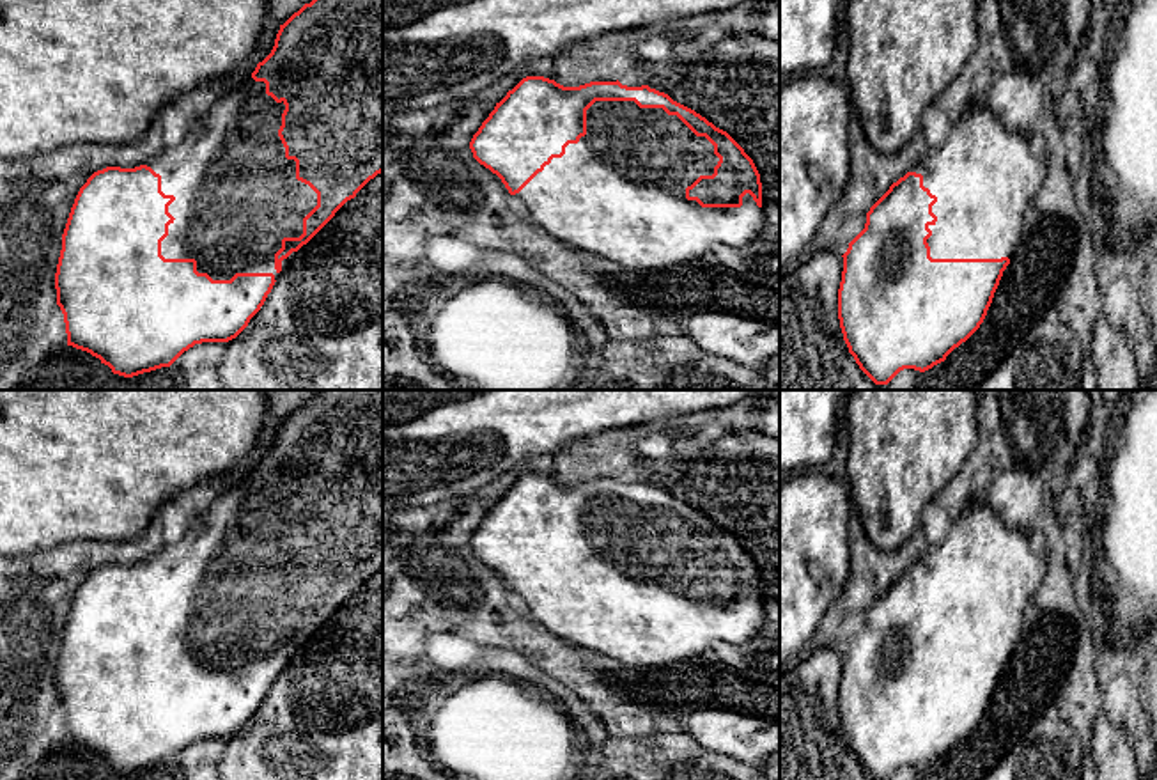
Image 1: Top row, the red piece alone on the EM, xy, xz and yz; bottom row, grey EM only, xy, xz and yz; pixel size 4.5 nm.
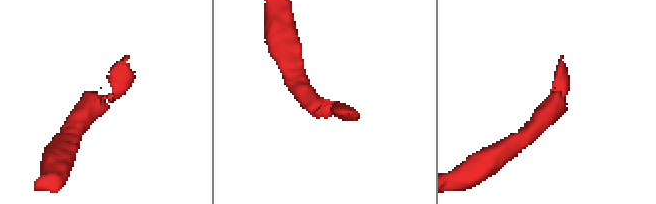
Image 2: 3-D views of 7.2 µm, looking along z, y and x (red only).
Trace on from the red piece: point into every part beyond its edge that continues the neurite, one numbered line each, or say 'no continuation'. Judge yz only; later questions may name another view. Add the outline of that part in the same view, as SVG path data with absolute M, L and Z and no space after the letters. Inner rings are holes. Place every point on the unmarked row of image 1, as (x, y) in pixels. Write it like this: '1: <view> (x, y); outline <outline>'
1: yz (984, 573); outline M985 498L967 503L948 537L930 544L911 569L921 571L923 583L937 594L932 603L937 619L928 622L932 633L927 636L932 656L1012 656L1026 628L1028 606L1047 573L1047 560L1038 539L1026 526L1008 528Z

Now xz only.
1: xz (619, 591); outline M595 498L586 507L586 532L578 541L569 541L562 555L553 555L519 590L516 599L526 613L540 624L547 633L571 642L578 647L594 651L606 659L633 670L659 670L668 668L703 654L711 654L714 644L723 642L730 645L749 644L769 624L764 604L758 604L749 590L742 594L741 604L702 604L696 597L686 596L686 585L700 573L712 573L719 555L714 551L714 542L705 534L696 534L677 512L668 512L663 505L640 505L634 498Z

